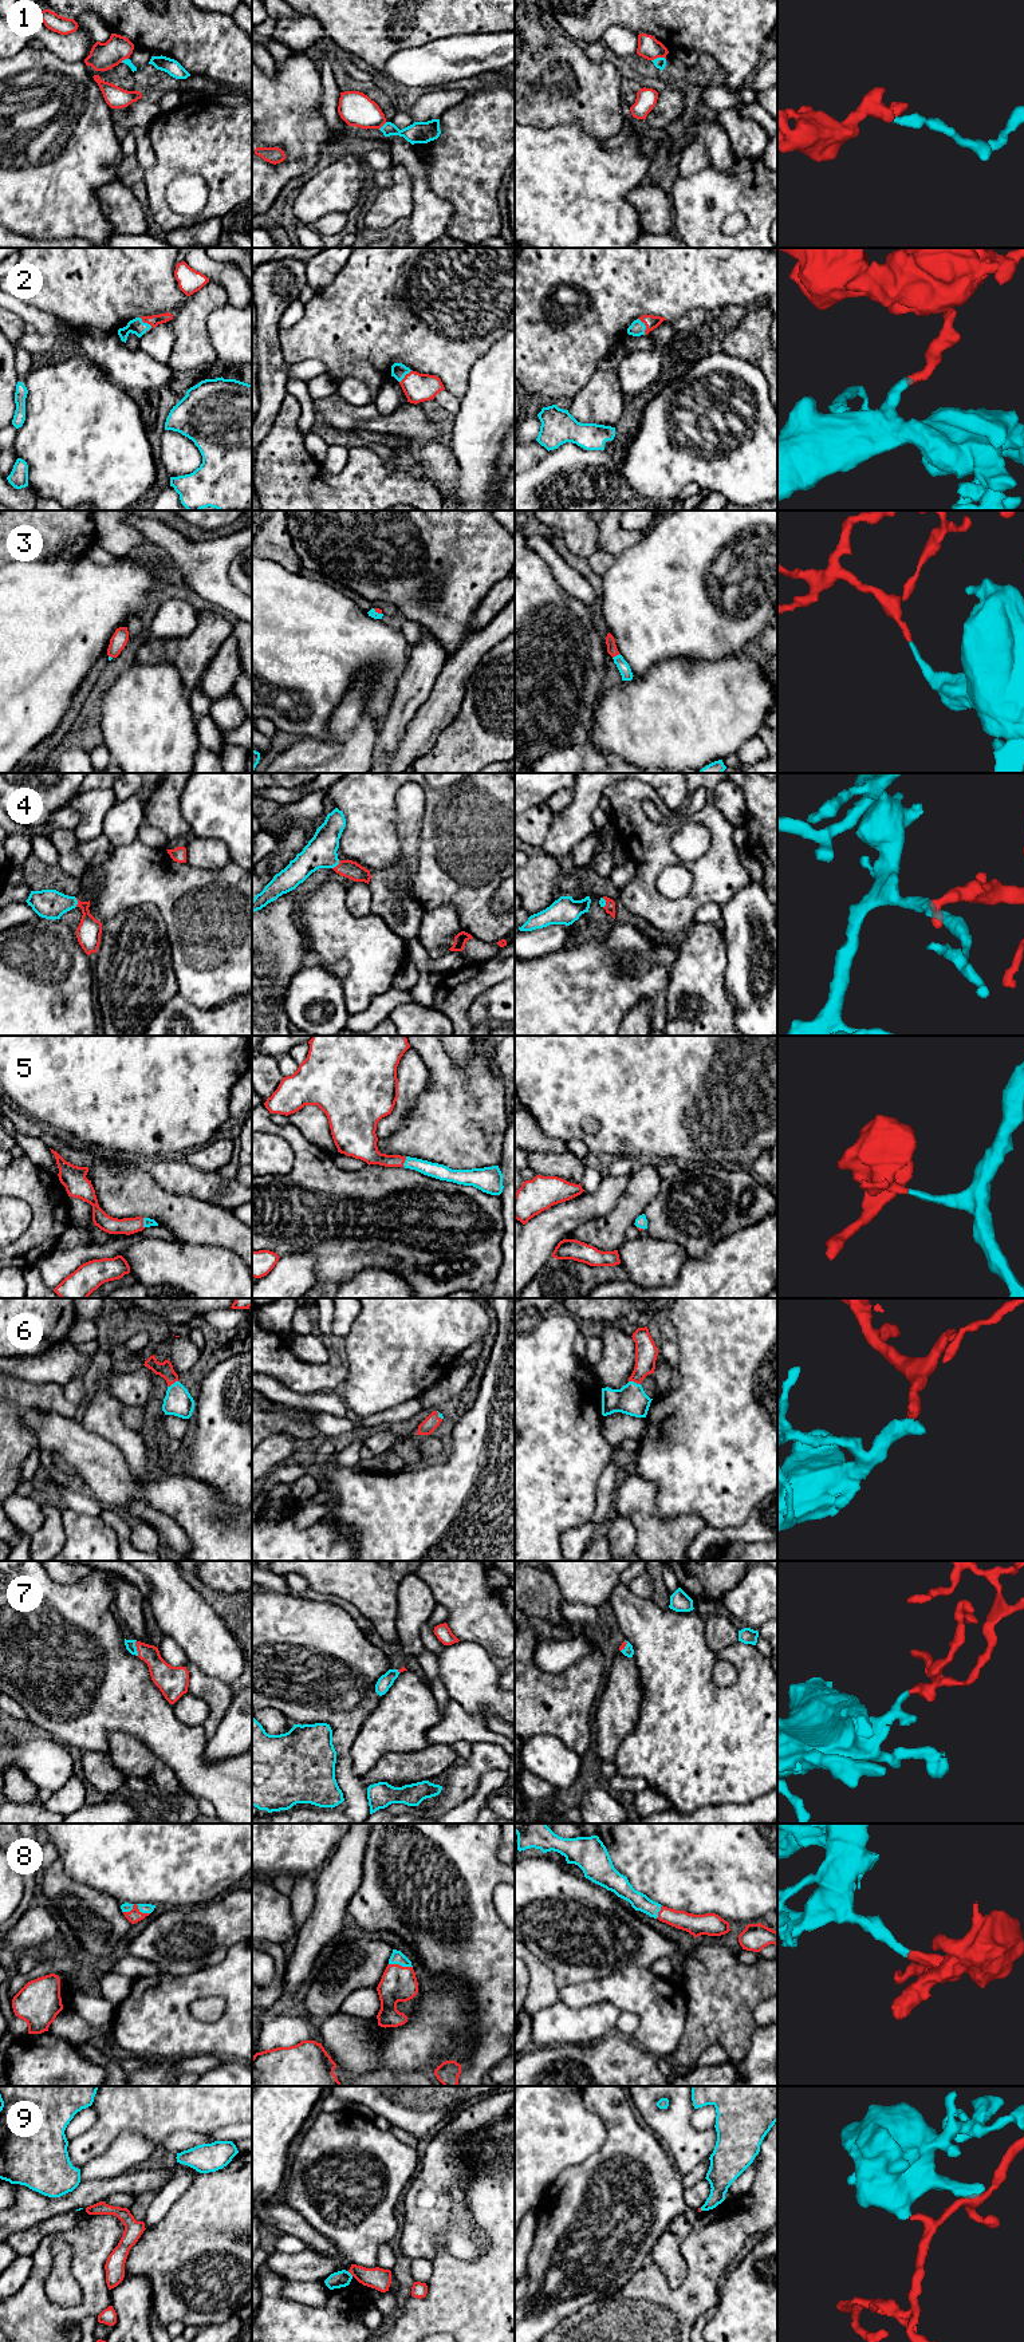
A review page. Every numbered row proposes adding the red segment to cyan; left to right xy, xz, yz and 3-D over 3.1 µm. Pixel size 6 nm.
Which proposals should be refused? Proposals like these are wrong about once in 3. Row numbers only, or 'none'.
1, 9

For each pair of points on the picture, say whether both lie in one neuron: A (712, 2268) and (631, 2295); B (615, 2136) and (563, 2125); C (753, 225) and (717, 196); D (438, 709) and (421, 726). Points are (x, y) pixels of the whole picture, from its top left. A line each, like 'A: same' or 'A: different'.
A: same
B: different
C: same
D: same

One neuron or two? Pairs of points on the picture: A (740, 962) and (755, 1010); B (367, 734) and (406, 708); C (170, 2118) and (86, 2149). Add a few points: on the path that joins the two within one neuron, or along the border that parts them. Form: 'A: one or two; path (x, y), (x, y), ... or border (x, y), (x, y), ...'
A: one; path (745, 974), (749, 998)
B: two; border (381, 728), (377, 738)
C: one; path (149, 2118), (117, 2118), (106, 2129)

